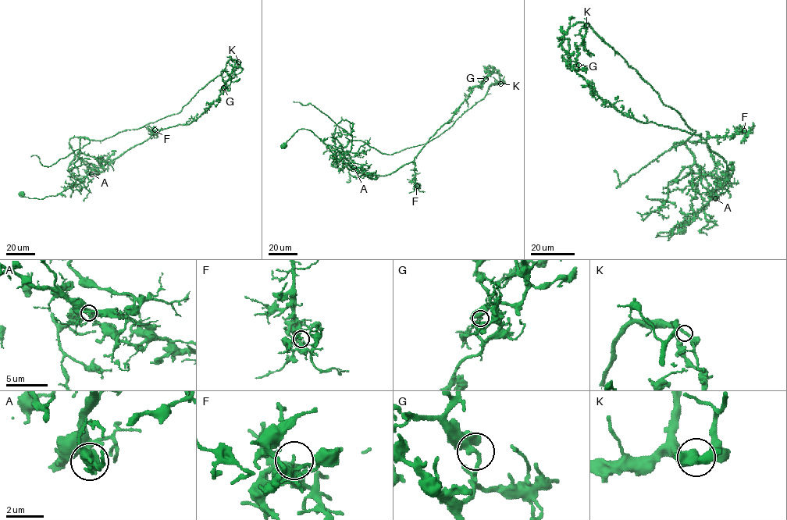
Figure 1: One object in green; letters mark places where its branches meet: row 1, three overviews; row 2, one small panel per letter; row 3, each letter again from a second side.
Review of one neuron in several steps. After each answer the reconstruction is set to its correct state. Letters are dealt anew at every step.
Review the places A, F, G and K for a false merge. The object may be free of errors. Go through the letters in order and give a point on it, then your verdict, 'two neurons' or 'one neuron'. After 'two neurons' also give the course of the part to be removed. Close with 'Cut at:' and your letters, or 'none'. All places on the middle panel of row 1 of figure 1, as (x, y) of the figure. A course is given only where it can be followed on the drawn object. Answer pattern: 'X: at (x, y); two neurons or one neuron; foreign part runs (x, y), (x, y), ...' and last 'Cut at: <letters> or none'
A: at (354, 167); one neuron
F: at (417, 186); one neuron
G: at (486, 79); two neurons; foreign part runs (485, 78), (493, 67), (499, 82), (424, 144), (388, 154), (350, 140), (336, 167), (347, 137)
K: at (500, 83); one neuron
Cut at: G

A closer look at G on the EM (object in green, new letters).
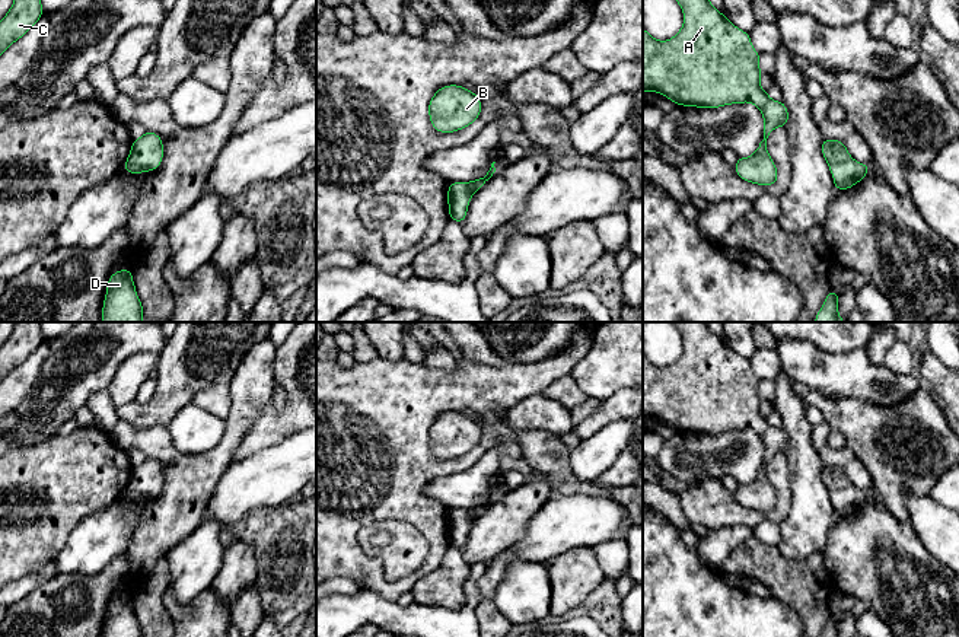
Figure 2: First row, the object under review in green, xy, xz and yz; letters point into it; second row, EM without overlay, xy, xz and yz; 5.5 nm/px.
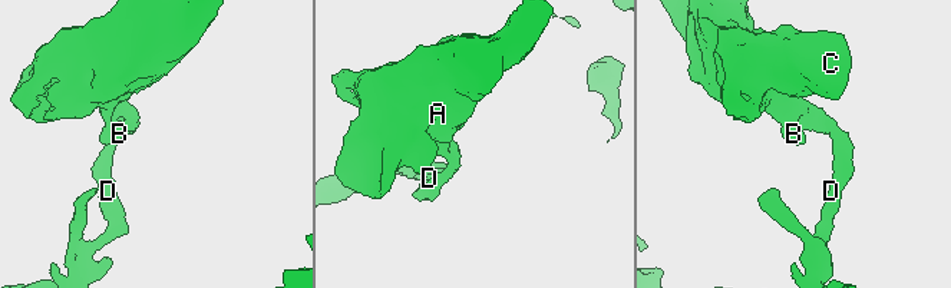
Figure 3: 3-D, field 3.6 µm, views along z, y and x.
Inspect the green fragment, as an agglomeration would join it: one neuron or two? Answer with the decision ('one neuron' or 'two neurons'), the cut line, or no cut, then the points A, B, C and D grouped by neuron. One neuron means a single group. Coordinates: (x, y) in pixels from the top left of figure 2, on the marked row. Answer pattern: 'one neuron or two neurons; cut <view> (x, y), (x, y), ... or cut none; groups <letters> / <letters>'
two neurons; cut yz (850, 156), (830, 166); groups A B C / D

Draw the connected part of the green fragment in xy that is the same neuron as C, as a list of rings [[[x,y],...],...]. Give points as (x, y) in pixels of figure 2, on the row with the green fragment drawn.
[[[13,0],[0,20],[0,55],[20,39],[44,15],[41,0]]]

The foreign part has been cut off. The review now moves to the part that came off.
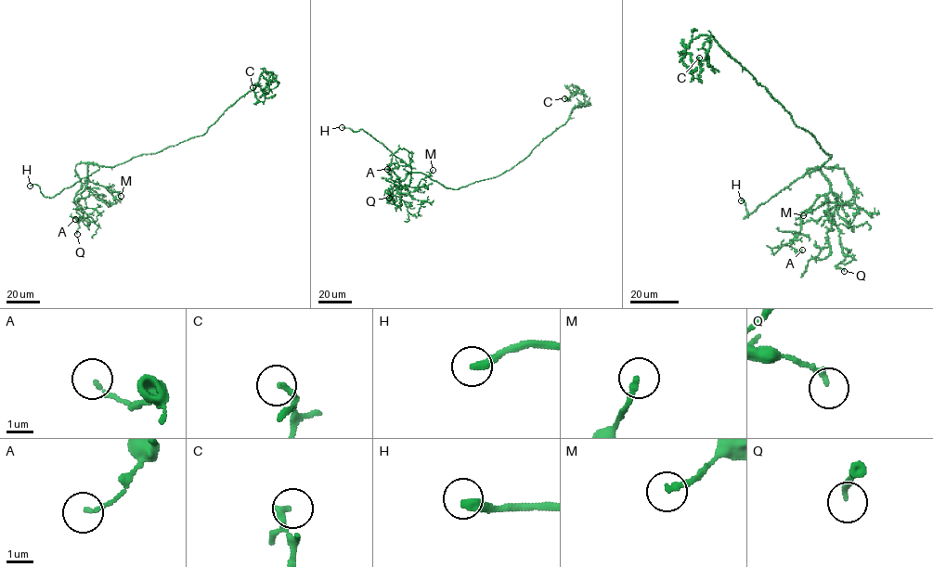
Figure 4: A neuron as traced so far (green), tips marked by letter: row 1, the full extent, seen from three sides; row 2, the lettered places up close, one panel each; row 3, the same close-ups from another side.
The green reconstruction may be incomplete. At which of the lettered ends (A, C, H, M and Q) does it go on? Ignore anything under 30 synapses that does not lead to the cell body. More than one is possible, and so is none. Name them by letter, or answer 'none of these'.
H

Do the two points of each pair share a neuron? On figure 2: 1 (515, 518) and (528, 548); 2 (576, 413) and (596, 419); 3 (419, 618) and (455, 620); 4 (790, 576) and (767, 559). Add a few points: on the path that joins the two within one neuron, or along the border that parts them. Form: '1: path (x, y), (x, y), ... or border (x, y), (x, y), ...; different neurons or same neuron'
1: border (542, 506), (531, 519), (526, 531), (496, 556); different neurons
2: border (601, 401), (589, 416), (573, 426); different neurons
3: path (427, 620), (446, 620); same neuron
4: path (784, 576), (773, 564); same neuron

